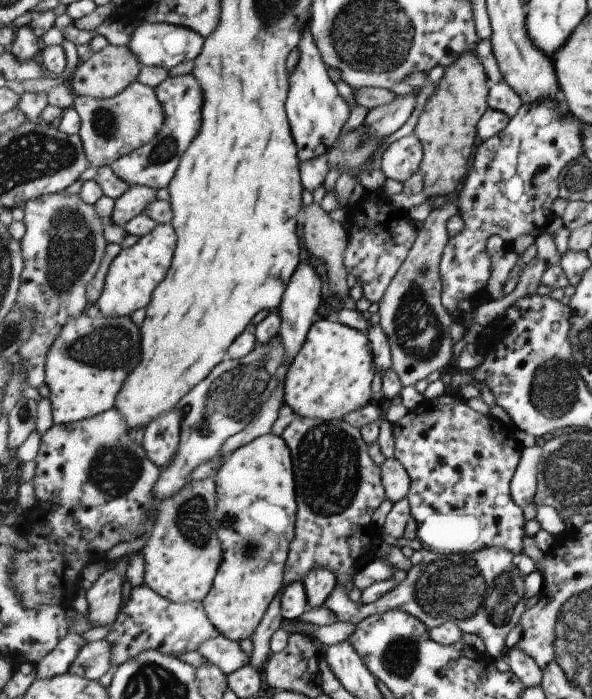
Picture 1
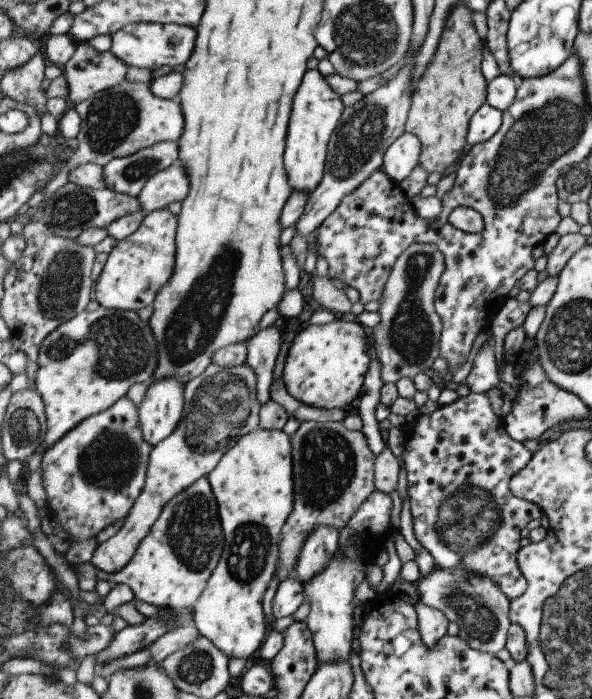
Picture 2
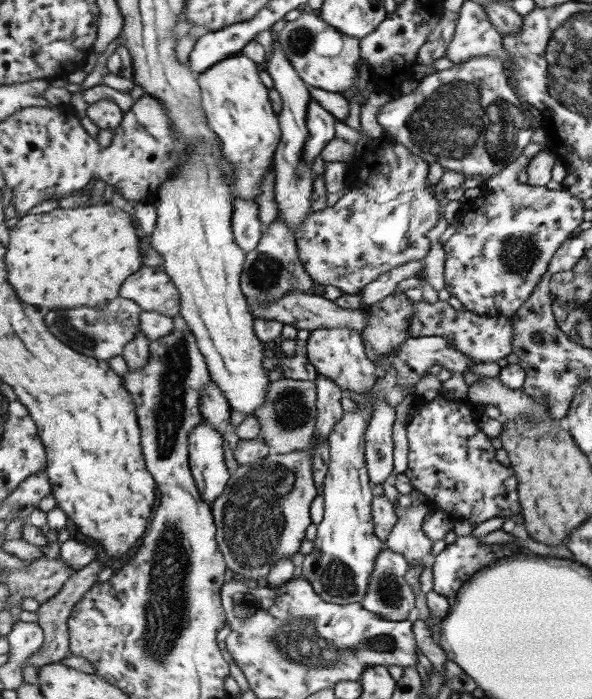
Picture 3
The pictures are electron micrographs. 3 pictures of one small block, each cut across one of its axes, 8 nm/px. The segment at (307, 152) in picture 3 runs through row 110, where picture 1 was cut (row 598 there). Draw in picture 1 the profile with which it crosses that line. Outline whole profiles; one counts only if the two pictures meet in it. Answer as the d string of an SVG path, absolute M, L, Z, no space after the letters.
M318 566L304 578L309 610L312 611L326 604L328 597L333 594L334 588L339 584L337 577L328 567Z

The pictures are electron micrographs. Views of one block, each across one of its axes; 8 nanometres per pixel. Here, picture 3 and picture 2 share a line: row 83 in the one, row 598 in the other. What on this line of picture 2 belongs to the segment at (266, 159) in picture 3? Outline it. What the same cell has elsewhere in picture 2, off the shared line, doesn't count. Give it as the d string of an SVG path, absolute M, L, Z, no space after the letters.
M256 428L233 447L220 460L217 468L208 479L212 481L213 492L217 497L220 517L224 525L225 548L221 562L201 598L195 603L195 625L201 635L209 638L215 646L229 658L255 657L270 631L267 616L263 612L263 594L271 578L275 576L280 558L280 544L284 526L292 514L296 502L295 469L293 468L293 441L280 430Z

